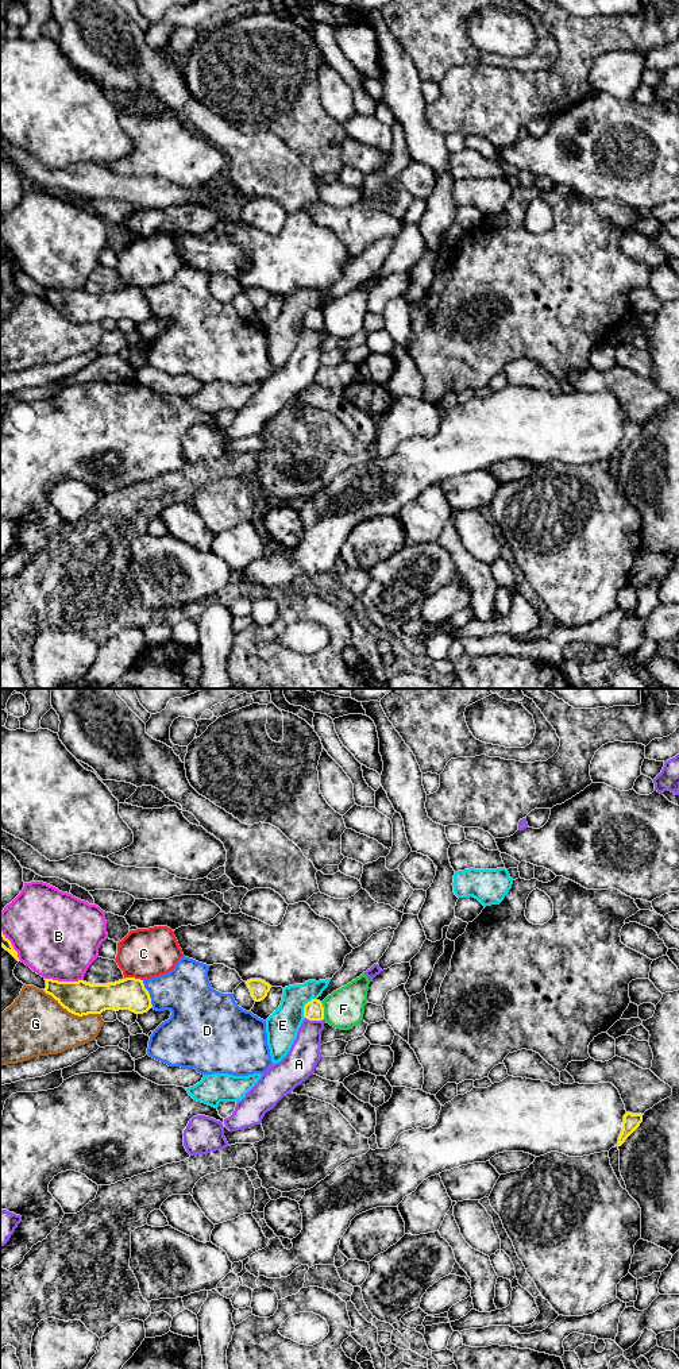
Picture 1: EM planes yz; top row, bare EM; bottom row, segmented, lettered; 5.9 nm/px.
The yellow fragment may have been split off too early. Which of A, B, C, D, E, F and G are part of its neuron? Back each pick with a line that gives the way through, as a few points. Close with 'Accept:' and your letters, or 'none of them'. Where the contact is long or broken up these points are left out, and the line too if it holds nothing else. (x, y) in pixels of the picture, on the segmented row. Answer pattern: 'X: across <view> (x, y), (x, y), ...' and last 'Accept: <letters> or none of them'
Accept: none of them

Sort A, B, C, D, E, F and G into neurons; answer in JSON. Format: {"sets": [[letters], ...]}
{"sets": [["A"], ["B"], ["C"], ["D"], ["E"], ["F"], ["G"]]}

